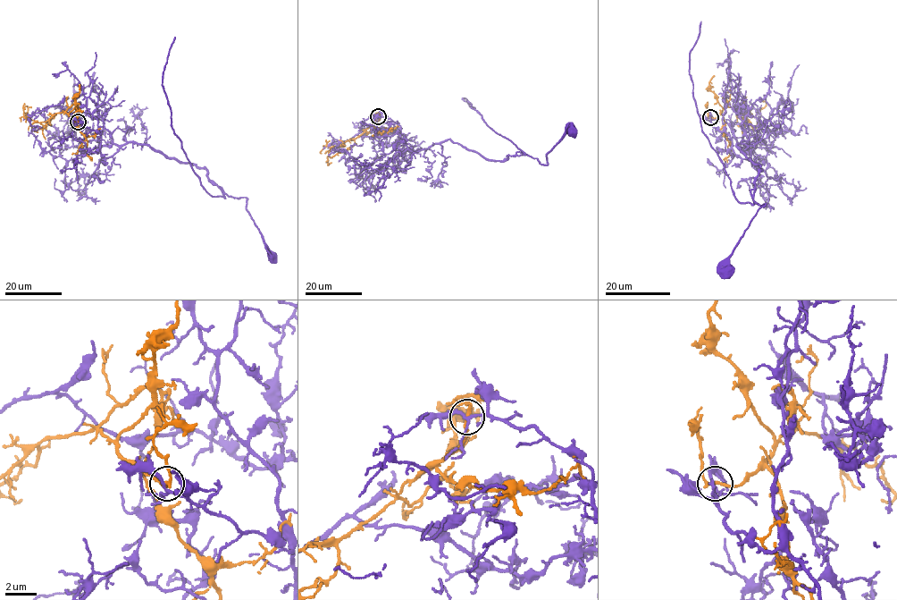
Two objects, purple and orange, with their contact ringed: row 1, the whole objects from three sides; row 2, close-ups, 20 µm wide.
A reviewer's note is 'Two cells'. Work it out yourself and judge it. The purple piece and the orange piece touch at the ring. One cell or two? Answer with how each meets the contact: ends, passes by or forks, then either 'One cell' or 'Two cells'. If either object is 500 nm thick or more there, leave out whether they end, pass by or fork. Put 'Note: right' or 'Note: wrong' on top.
Note: right
At the ring purple forks. At the ring orange passes by. Two cells

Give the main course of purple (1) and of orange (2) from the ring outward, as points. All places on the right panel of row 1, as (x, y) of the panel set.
1: (710, 118), (741, 158), (750, 156), (748, 144), (737, 144), (760, 165), (753, 199), (765, 204), (726, 272)
2: (710, 118), (715, 118), (725, 107), (735, 108), (744, 114), (755, 128), (756, 114), (766, 104), (763, 100)

